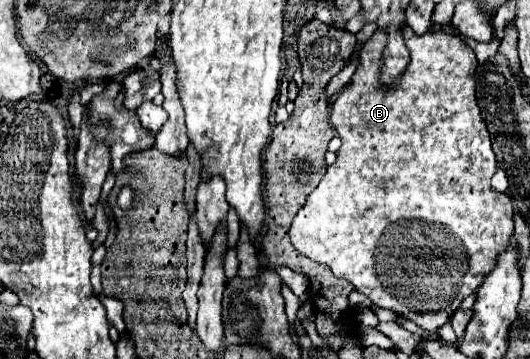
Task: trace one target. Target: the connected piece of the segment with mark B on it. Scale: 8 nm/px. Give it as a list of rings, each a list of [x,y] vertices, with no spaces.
[[[402,27],[402,33],[406,39],[406,47],[410,51],[410,63],[406,71],[402,73],[402,79],[398,79],[394,87],[382,89],[382,83],[380,83],[382,51],[386,49],[386,31],[376,29],[376,33],[362,45],[356,73],[352,81],[346,85],[346,89],[342,89],[338,99],[332,103],[332,111],[330,111],[330,121],[338,137],[342,139],[342,147],[336,153],[336,163],[332,163],[326,169],[318,187],[308,195],[304,207],[294,217],[292,227],[290,227],[290,241],[302,255],[328,265],[336,277],[350,281],[354,289],[364,293],[374,305],[390,309],[394,313],[402,313],[406,319],[430,331],[430,339],[438,339],[436,329],[442,327],[450,319],[450,315],[458,309],[464,297],[472,295],[478,289],[478,283],[482,283],[484,275],[494,267],[496,255],[502,253],[502,249],[510,243],[510,237],[514,233],[514,223],[512,223],[514,205],[508,195],[494,191],[490,185],[490,179],[496,173],[496,155],[492,151],[490,133],[480,115],[480,107],[474,95],[474,69],[478,65],[474,51],[460,37],[448,35],[444,31],[416,35],[414,31],[410,31],[410,27]]]

